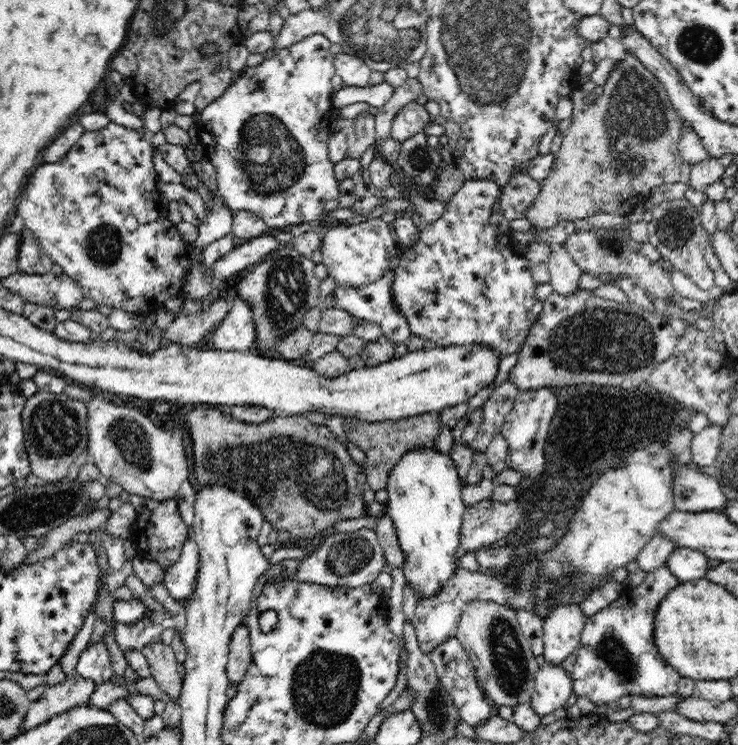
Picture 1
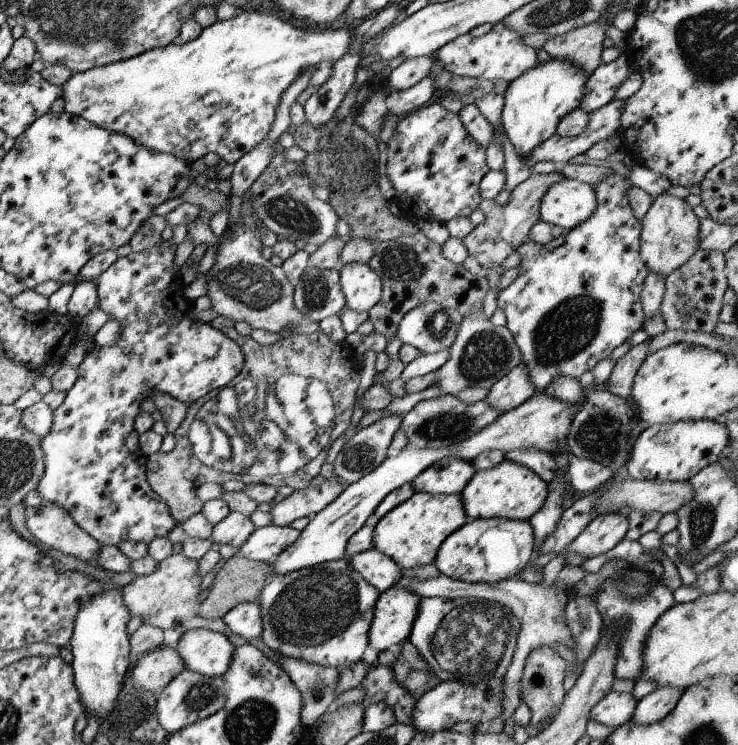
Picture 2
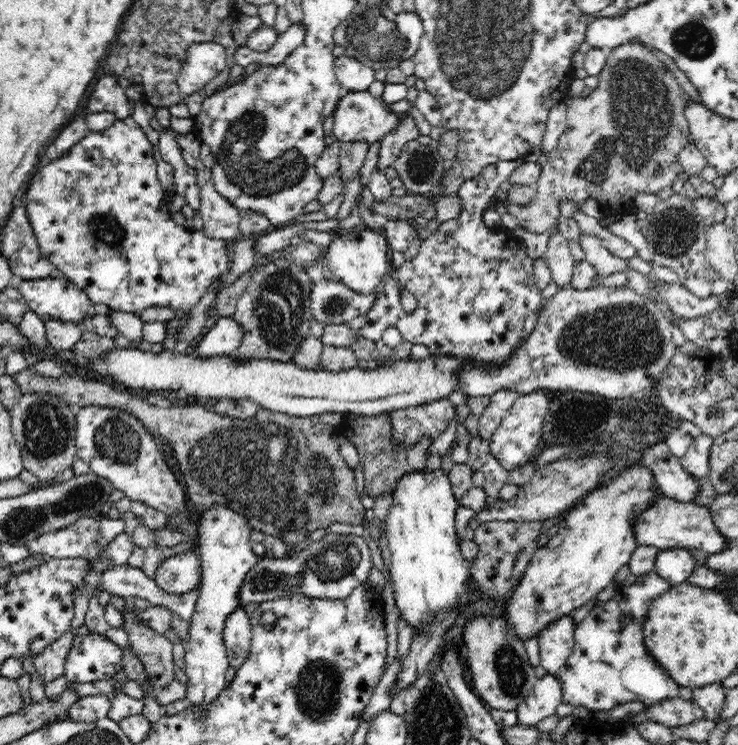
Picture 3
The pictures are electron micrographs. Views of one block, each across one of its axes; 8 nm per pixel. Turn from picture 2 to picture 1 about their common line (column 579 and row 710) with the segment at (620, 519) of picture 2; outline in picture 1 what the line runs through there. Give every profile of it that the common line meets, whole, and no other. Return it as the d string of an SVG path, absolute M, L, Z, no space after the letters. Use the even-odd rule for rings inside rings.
M545 663L535 676L535 692L529 700L532 710L540 717L562 708L572 694L571 678L559 666Z

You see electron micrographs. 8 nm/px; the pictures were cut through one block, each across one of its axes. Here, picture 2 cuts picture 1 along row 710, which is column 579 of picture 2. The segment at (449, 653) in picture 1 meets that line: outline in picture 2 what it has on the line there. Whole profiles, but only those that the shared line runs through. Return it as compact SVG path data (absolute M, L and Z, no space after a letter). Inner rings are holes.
M571 456L566 466L568 484L577 492L594 492L613 477L612 471L592 460Z

